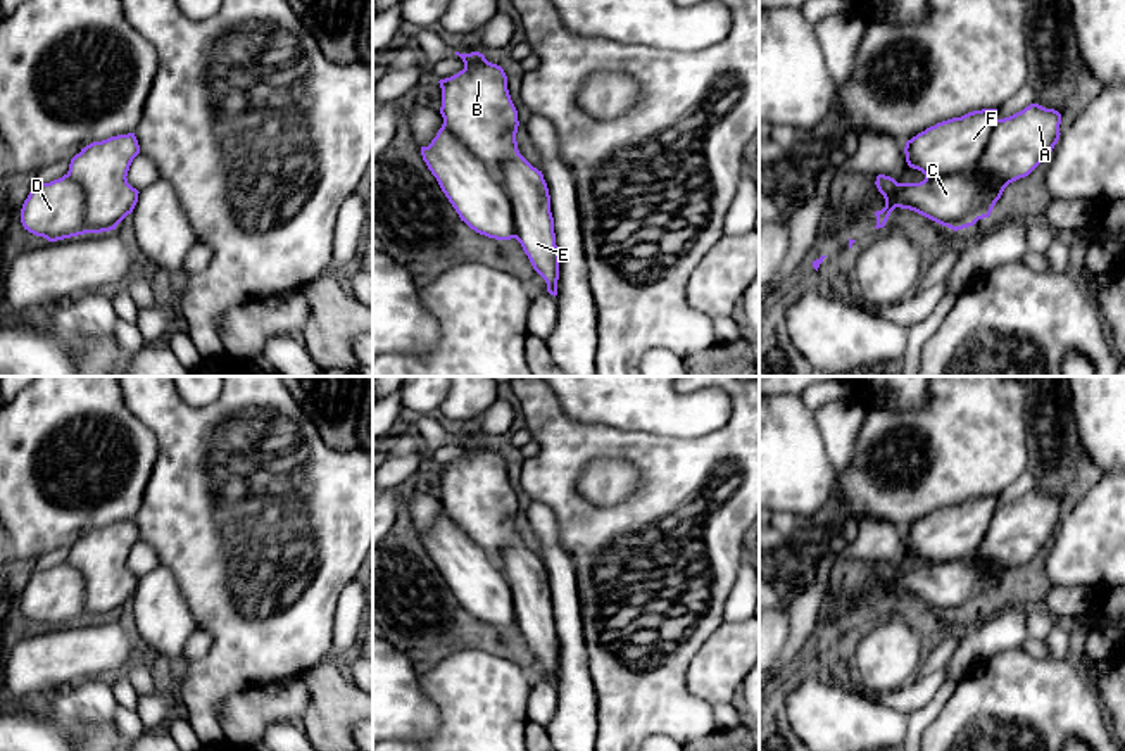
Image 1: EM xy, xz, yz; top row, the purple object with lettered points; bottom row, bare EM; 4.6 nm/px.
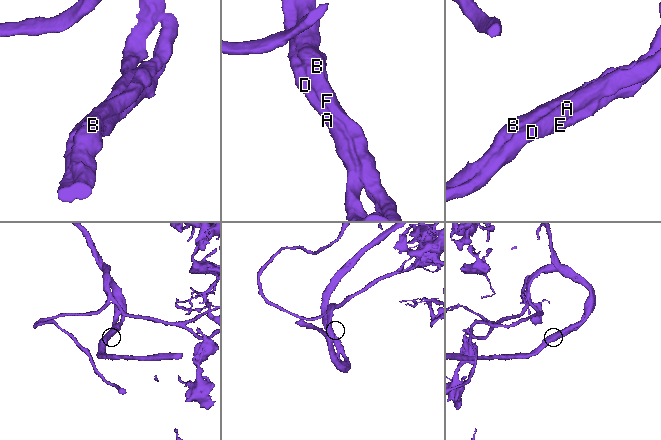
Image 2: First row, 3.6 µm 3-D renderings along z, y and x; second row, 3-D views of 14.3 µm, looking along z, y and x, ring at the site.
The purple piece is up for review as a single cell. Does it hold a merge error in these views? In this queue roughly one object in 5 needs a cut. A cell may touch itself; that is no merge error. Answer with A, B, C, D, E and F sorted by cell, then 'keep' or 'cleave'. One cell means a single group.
A B C D E F; keep

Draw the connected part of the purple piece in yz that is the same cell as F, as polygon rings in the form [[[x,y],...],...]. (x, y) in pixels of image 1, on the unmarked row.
[[[1039,490],[999,506],[982,495],[927,514],[906,528],[909,554],[925,561],[920,570],[897,570],[878,561],[885,594],[877,616],[896,594],[914,597],[954,618],[989,604],[1004,575],[1049,546],[1059,527],[1061,501]]]

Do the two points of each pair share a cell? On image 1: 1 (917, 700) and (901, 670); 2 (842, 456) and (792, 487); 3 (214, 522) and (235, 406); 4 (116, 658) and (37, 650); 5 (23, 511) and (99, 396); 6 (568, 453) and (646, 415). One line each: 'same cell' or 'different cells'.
1: different cells
2: different cells
3: same cell
4: same cell
5: same cell
6: different cells

